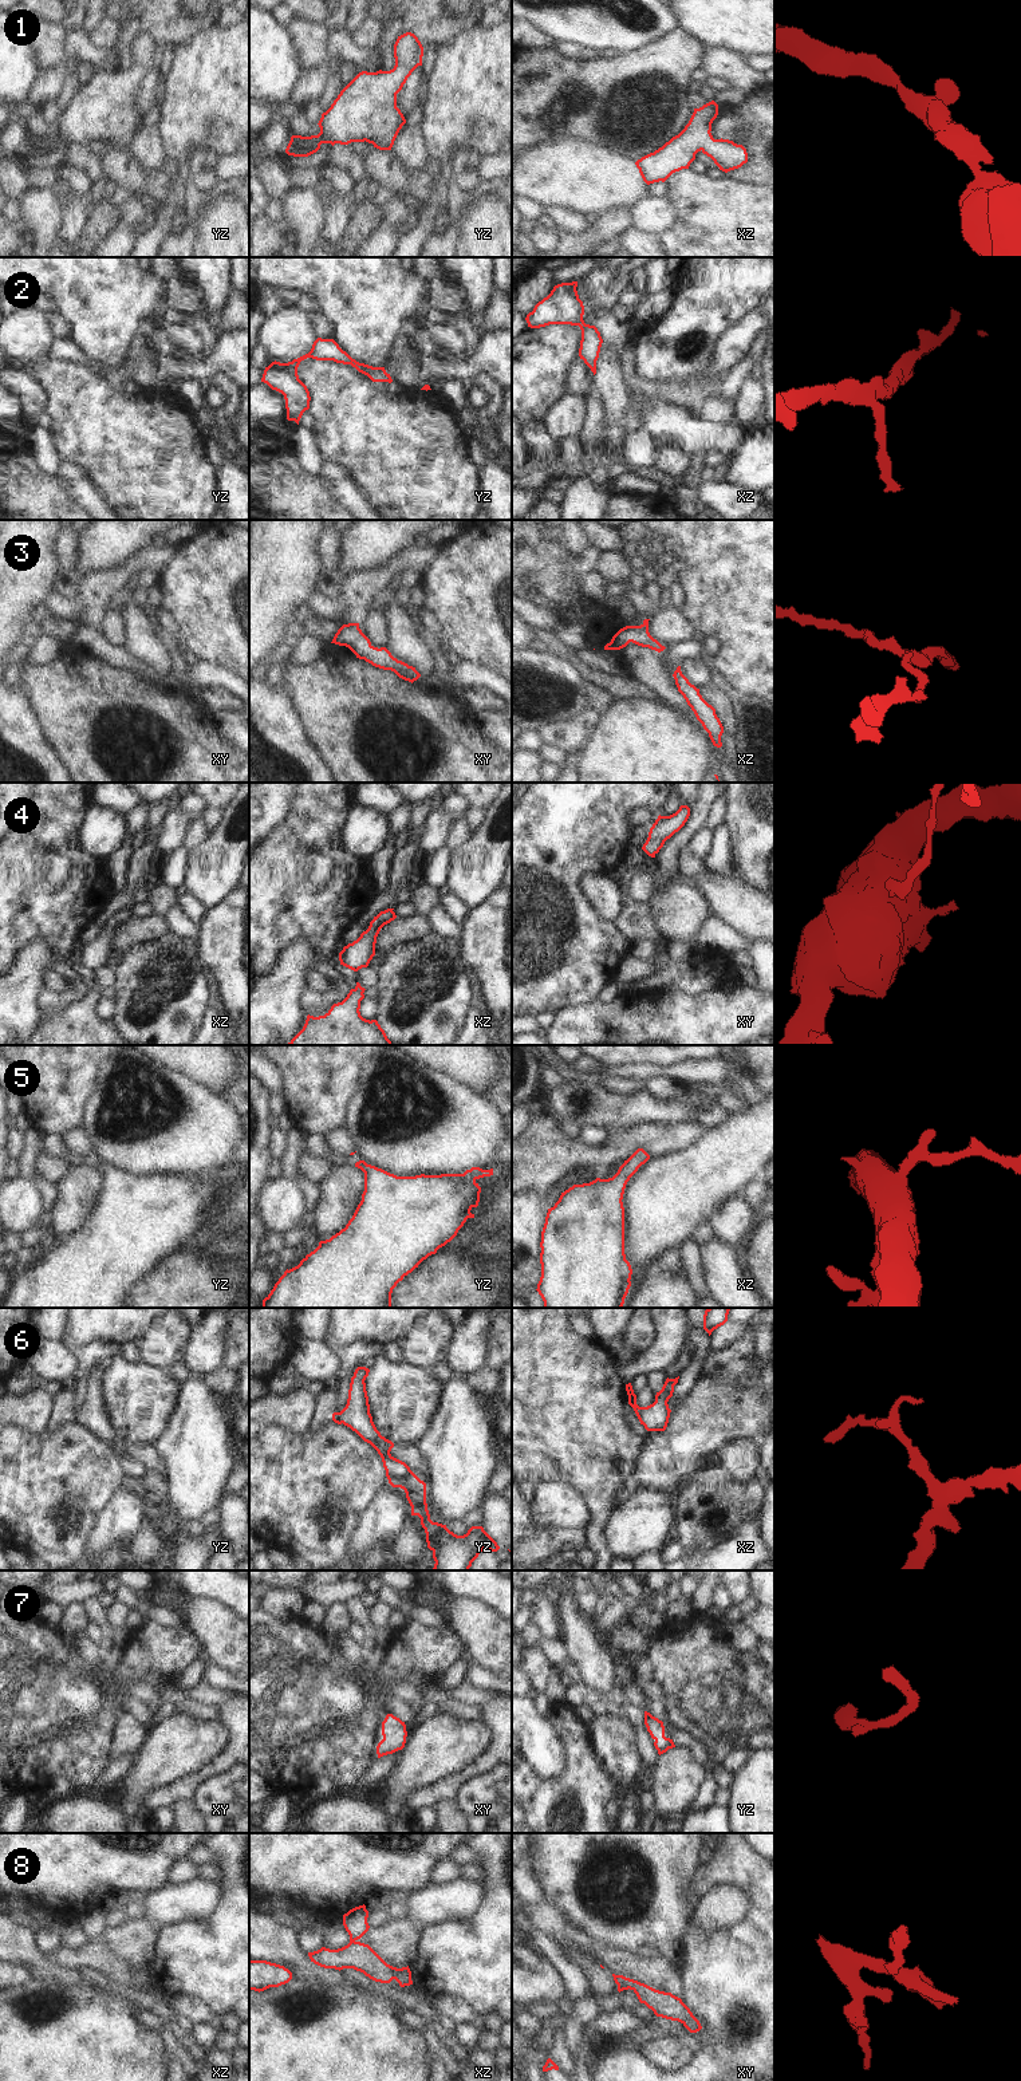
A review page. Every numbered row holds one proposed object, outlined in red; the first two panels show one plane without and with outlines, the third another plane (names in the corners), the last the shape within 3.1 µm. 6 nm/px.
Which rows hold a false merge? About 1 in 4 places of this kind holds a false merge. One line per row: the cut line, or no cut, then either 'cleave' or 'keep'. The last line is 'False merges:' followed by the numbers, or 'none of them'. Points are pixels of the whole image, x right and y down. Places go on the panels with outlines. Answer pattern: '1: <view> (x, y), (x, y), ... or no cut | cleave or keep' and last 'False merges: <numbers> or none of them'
1: no cut | keep
2: no cut | keep
3: no cut | keep
4: no cut | keep
5: no cut | keep
6: no cut | keep
7: no cut | keep
8: xz (350, 1940), (354, 1942) | cleave
False merges: 8

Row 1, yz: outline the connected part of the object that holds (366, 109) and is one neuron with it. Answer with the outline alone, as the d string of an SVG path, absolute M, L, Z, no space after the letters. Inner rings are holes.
M406 32L394 44L395 66L390 71L359 72L322 114L318 135L292 135L285 149L288 155L308 157L322 143L348 145L368 142L379 150L391 150L406 123L397 107L397 94L411 72L422 66L423 47L418 38Z

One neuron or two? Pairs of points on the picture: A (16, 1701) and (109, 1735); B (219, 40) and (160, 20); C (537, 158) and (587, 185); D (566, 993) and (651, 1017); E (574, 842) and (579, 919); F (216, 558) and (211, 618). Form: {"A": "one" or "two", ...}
{"A": "one", "B": "two", "C": "one", "D": "two", "E": "one", "F": "one"}

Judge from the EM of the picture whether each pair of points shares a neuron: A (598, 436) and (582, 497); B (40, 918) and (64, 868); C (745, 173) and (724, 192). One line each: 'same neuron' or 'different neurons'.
A: same neuron
B: same neuron
C: different neurons

